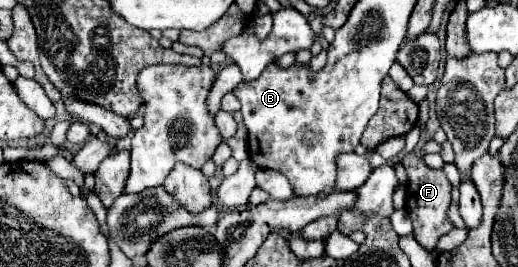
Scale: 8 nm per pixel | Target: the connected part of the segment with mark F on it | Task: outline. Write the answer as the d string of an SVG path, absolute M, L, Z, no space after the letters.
M414 152L406 154L402 160L406 174L408 174L408 198L406 198L406 208L408 208L408 216L414 222L414 238L420 246L434 250L436 242L440 236L448 234L450 230L454 230L454 224L448 218L448 208L450 208L450 190L452 184L448 182L446 174L442 170L430 168L422 156L418 156Z

